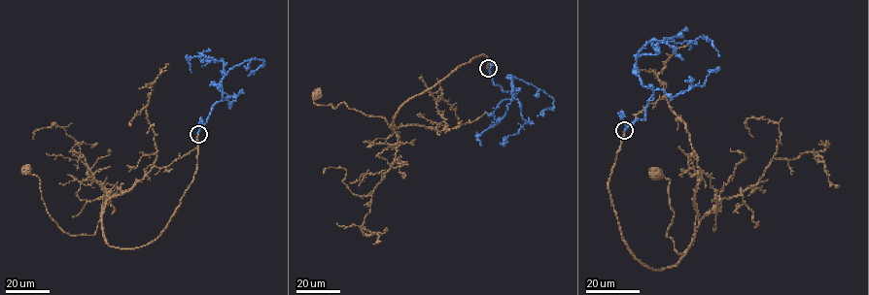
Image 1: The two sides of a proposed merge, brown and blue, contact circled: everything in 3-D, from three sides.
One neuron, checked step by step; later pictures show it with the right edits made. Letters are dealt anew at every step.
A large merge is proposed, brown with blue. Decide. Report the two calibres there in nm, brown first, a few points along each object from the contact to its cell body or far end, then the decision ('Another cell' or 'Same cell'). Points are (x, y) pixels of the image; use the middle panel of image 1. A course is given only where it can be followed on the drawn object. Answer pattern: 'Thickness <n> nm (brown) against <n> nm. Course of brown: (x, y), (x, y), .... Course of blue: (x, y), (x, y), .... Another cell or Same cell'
Thickness 280 nm (brown) against 400 nm. Course of brown: (487, 68), (484, 54), (473, 57), (410, 98), (391, 125), (344, 103), (334, 109), (317, 105), (315, 93). Course of blue: (488, 68), (493, 83), (505, 91), (510, 91), (514, 78), (514, 94), (504, 115), (476, 139), (481, 146). Same cell

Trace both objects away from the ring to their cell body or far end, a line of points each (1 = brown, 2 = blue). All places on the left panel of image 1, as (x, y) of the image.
1: (197, 133), (193, 180), (163, 231), (135, 248), (110, 246), (100, 220), (93, 235), (65, 233), (24, 169)
2: (198, 133), (211, 108), (223, 99), (225, 63), (190, 56), (187, 59), (191, 72)

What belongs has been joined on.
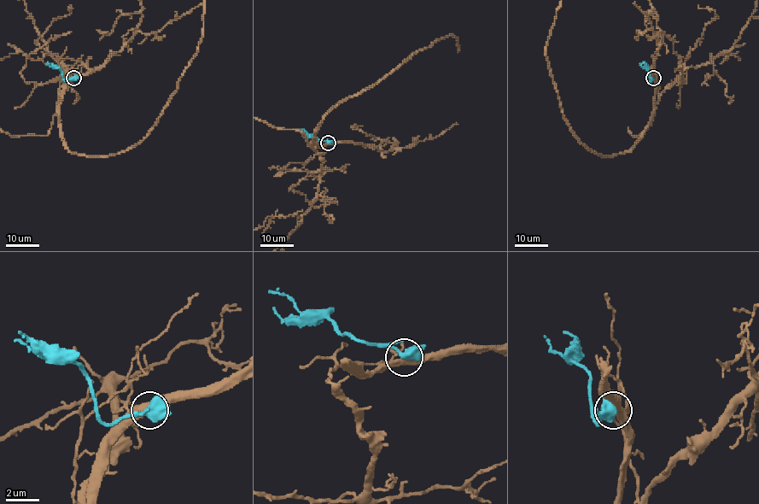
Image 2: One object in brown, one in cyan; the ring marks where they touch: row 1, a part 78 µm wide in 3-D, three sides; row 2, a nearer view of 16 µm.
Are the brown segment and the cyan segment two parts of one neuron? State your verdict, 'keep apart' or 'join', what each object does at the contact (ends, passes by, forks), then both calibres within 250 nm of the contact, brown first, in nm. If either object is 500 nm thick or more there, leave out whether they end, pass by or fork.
keep apart; brown passes by; cyan forks there; 440 nm thick on the brown side, 400 nm on the other

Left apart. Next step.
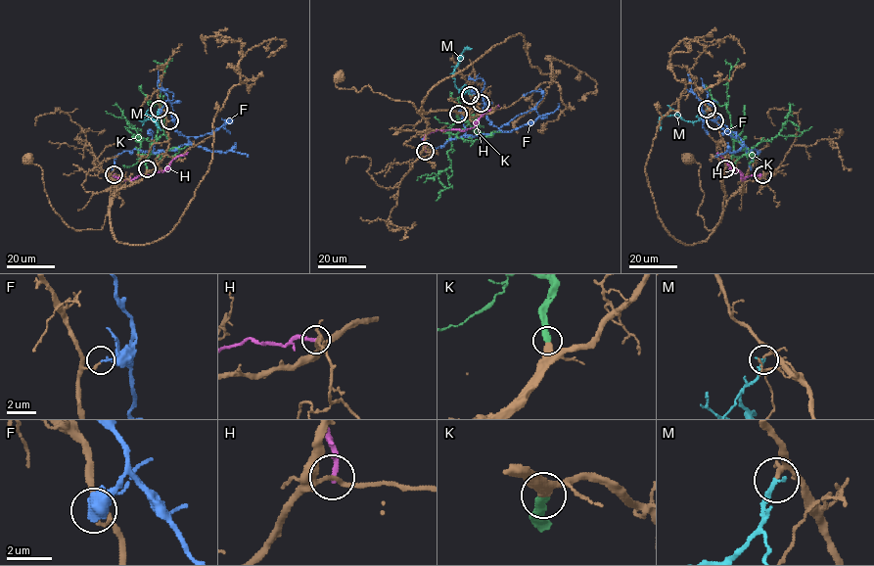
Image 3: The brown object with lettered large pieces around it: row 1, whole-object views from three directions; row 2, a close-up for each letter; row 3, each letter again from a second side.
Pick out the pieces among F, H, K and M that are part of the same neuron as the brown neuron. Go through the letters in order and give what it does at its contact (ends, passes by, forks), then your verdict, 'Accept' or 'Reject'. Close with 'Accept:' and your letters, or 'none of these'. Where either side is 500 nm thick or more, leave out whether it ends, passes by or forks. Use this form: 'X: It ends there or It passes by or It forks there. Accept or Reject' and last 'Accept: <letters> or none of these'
F: It ends there. Reject
H: It ends there. Reject
K: It ends there. Accept
M: It ends there. Accept
Accept: K, M

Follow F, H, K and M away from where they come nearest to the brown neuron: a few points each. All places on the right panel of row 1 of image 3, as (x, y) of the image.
F: (714, 120), (719, 117), (740, 138), (746, 150), (759, 151), (749, 164), (751, 169)
H: (762, 175), (749, 175), (742, 179), (742, 174), (731, 168), (717, 152)
K: (725, 168), (733, 153), (734, 141), (726, 98), (731, 67), (725, 61)
M: (707, 109), (703, 115), (705, 117), (695, 121), (684, 120), (677, 115), (664, 116), (660, 117), (661, 130)

